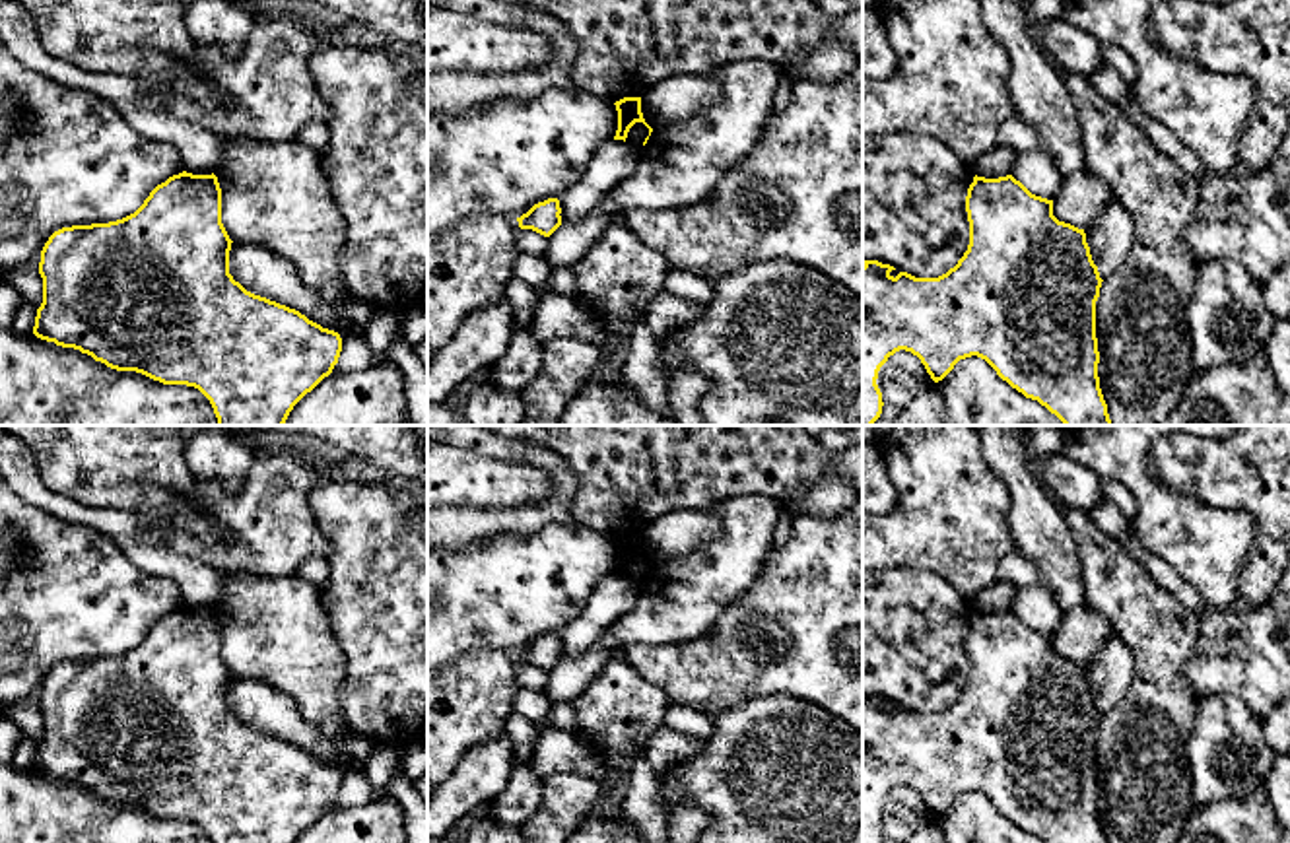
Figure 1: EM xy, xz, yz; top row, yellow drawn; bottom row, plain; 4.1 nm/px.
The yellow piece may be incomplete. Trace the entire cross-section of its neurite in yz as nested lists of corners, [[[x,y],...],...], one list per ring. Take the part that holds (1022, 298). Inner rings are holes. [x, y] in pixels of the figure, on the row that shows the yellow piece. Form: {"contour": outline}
{"contour": [[[1012,175],[999,179],[973,177],[966,212],[969,245],[954,268],[938,278],[915,278],[878,260],[863,264],[863,425],[882,414],[882,392],[876,385],[880,367],[900,350],[921,359],[934,383],[942,381],[960,359],[977,355],[1026,398],[1037,400],[1065,425],[1113,425],[1098,377],[1096,301],[1102,278],[1092,260],[1084,229],[1059,221],[1053,200],[1032,194]]]}

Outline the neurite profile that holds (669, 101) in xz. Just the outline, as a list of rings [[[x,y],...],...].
[[[715,72],[678,74],[653,84],[641,97],[641,113],[651,128],[682,122],[723,95]]]

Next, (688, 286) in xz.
[[[676,268],[666,276],[664,289],[699,307],[705,307],[715,295],[715,287],[705,278]]]

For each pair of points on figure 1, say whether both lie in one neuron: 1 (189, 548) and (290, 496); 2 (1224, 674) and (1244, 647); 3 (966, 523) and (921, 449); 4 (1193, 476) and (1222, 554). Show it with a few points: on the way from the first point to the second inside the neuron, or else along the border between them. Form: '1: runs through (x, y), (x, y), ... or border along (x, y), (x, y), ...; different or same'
1: runs through (214, 550), (236, 550), (265, 521); same
2: runs through (1224, 669), (1238, 653); same
3: runs through (950, 505), (937, 467); same
4: border along (1162, 484), (1207, 505), (1248, 513); different

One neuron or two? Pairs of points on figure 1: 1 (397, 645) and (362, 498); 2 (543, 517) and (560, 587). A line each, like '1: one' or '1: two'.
1: one
2: two

